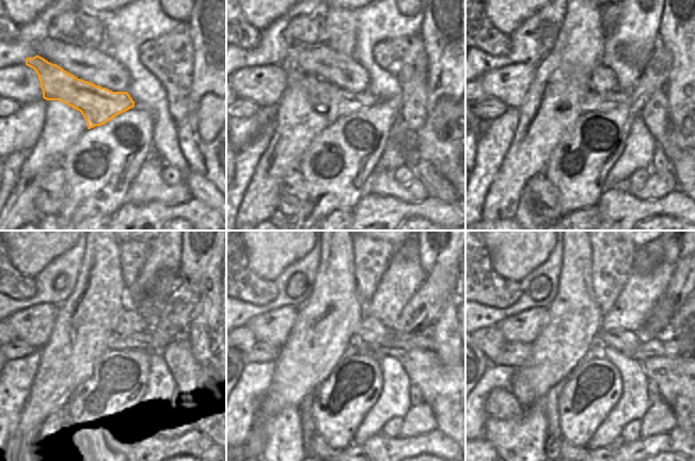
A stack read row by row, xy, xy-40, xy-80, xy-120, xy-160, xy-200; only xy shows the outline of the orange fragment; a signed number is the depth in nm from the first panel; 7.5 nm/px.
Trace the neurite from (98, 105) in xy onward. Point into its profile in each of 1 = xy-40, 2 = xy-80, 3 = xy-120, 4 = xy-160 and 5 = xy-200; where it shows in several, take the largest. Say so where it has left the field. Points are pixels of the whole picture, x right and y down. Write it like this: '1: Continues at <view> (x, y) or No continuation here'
1: Continues at xy-40 (326, 97)
2: Continues at xy-80 (591, 101)
3: Continues at xy-120 (142, 340)
4: Continues at xy-160 (396, 346)
5: Continues at xy-200 (663, 344)

